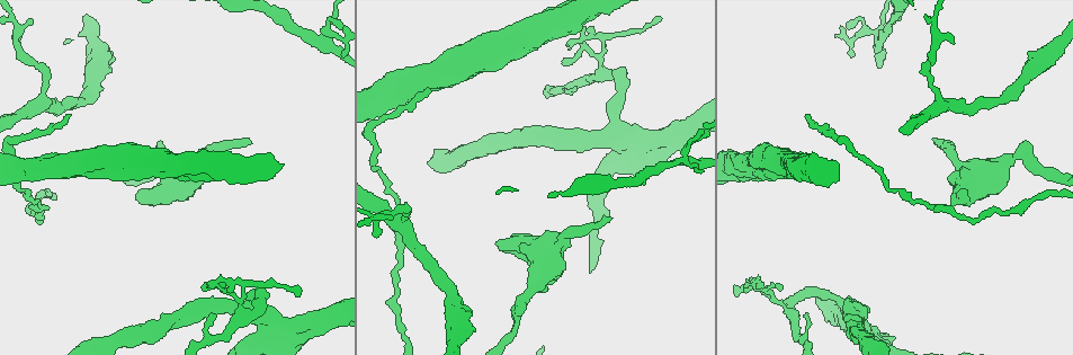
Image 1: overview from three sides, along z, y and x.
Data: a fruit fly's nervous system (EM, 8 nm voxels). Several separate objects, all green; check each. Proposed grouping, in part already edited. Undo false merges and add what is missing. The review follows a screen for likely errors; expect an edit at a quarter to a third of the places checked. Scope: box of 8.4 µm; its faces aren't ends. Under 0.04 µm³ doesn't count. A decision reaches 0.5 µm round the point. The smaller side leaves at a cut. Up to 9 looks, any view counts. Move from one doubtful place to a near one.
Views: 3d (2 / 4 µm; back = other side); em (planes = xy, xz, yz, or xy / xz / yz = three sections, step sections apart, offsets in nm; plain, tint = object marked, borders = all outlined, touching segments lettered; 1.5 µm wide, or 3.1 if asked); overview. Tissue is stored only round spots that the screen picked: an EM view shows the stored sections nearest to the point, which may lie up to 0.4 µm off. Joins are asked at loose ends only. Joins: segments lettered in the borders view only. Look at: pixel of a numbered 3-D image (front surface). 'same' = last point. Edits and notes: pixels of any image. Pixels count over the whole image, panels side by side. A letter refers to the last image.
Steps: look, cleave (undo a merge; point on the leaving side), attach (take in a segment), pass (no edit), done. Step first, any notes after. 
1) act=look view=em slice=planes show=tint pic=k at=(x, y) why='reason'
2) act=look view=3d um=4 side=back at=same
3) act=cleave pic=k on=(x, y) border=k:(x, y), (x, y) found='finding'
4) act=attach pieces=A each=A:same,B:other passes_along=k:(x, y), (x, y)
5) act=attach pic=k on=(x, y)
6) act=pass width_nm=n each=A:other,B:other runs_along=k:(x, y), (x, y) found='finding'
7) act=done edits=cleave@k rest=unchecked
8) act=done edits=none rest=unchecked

act=look view=3d um=2 pic=1 at=(316, 39) why='four-way junction'

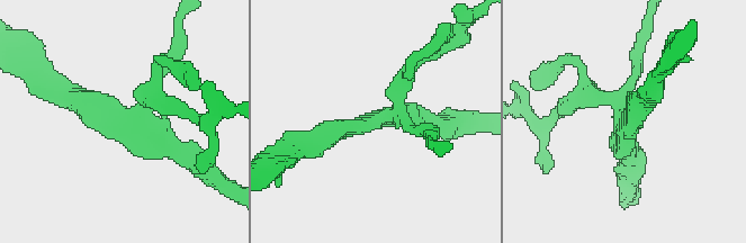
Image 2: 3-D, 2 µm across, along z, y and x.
act=look view=em slice=planes show=borders pic=2 at=(627, 119) why='shape alone is not enough'

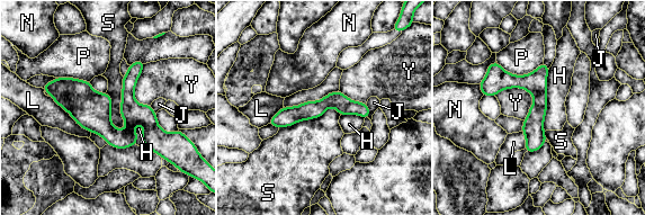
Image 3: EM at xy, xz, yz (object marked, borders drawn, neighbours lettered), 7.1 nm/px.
act=pass each=H:other,J:other,L:other,N:other,P:other,S:other,Y:other border=3:(123, 77), (121, 130) found='one neuron here'

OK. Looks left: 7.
act=look view=em slice=planes show=borders pic=1 at=(249, 140) why='thin end'

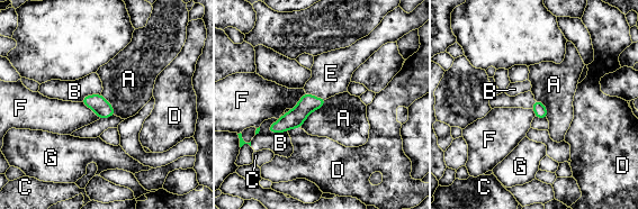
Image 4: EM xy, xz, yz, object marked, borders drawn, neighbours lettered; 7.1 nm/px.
act=attach pic=4 on=(331, 73) width_nm=90 each=A:other,B:other,C:other,D:other,E:same,F:other,G:other passes_along=4:(294, 118), (315, 97), (331, 73) found='it goes on there'

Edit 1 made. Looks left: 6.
act=look view=overview

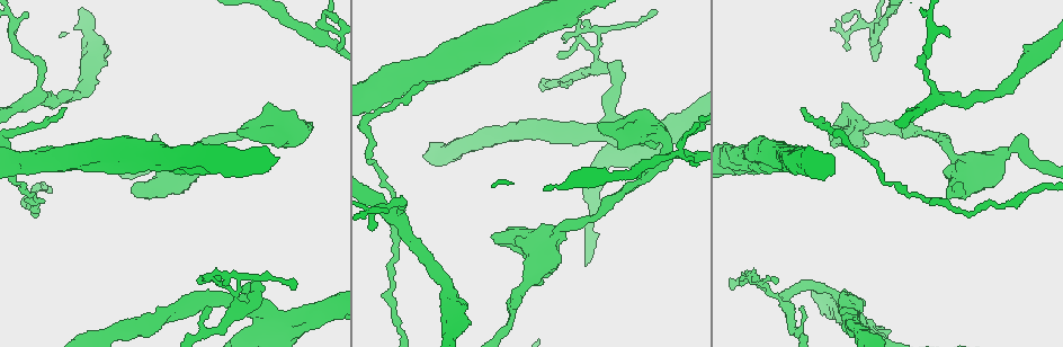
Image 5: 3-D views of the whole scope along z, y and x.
act=look view=em slice=planes show=borders pic=5 at=(425, 84) why='long arm stops here'

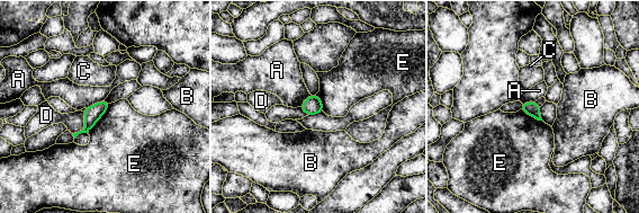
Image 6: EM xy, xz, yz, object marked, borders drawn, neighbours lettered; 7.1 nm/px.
act=pass longest_contact=E:260nm each=A:other,B:other,C:other,D:other,E:other border=6:(109, 104), (106, 112), (88, 133) found='none of them fits'

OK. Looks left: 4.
act=look view=em slice=xy step=4 show=tint pic=5 at=(36, 61) why='sharp bend'

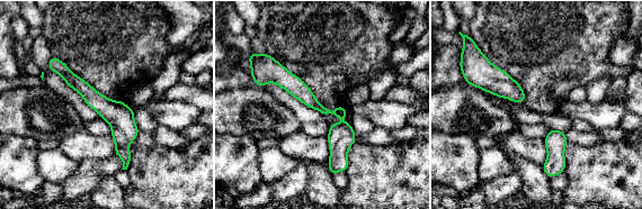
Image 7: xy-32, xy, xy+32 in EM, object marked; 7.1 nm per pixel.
act=look view=em slice=xy step=4 show=borders at=same why='what lies round it'

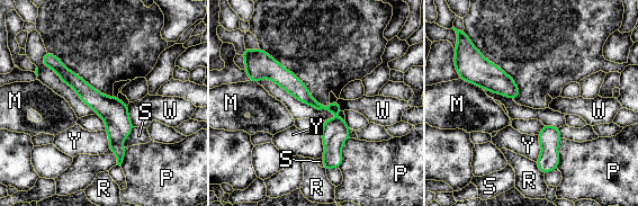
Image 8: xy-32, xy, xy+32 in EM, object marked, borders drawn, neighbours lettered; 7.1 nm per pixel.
act=pass width_nm=100 each=M:other,P:other,R:other,S:other,W:other,Y:other found='one neuron here'

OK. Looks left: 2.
act=done edits=attach@4 rest=unchecked

